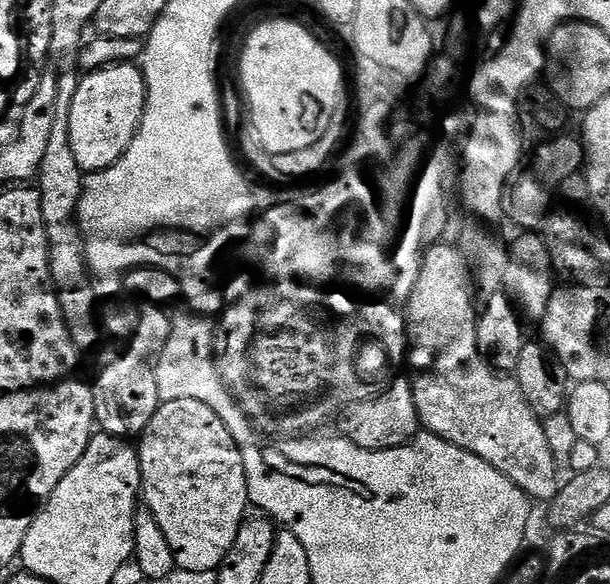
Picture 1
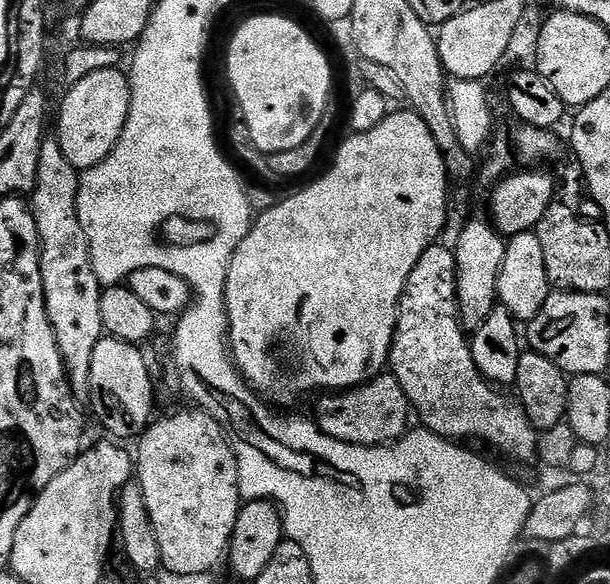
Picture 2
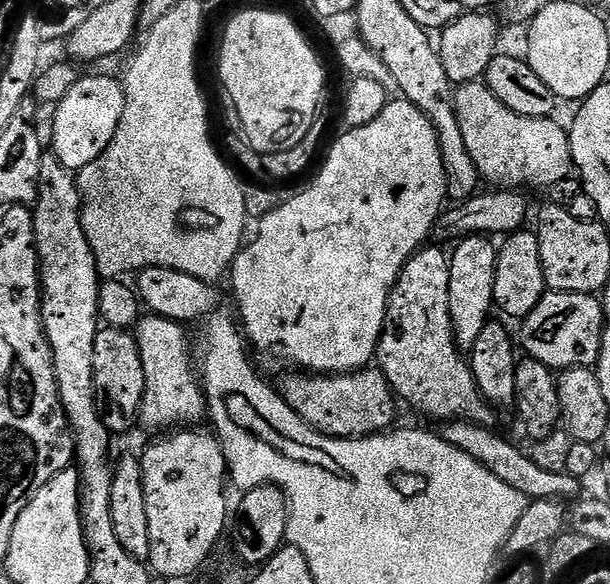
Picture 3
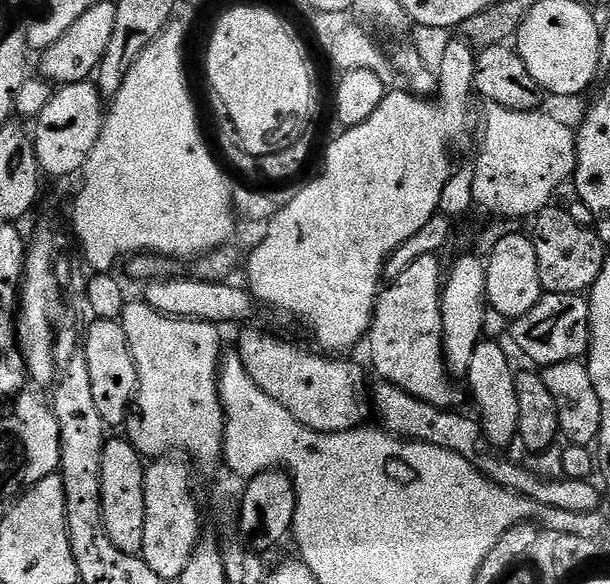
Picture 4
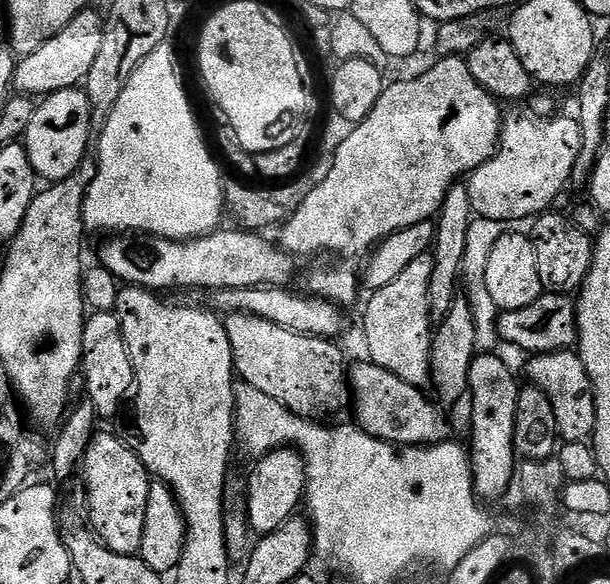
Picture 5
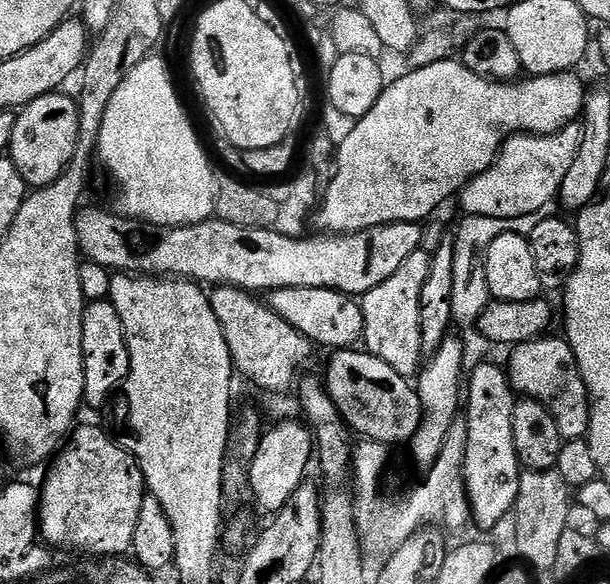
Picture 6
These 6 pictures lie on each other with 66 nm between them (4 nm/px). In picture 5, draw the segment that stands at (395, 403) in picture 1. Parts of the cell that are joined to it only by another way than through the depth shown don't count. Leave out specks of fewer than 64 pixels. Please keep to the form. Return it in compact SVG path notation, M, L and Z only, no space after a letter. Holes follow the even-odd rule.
M239 310L224 320L230 338L234 372L243 383L274 398L286 410L305 418L324 418L345 407L350 396L346 363L340 348L322 336L302 336L294 330L282 330L266 318L251 316Z

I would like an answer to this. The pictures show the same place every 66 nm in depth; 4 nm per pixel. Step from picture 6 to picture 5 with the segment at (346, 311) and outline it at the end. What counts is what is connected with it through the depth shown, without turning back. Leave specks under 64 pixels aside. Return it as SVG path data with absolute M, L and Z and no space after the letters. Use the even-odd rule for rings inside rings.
M284 286L222 288L211 293L213 304L211 307L220 314L229 310L239 310L251 316L266 318L266 322L274 322L274 326L282 326L282 330L294 330L302 336L336 338L336 335L343 330L344 316L340 313L343 311L332 301L321 300L311 294L299 296L296 292L287 292L288 290Z

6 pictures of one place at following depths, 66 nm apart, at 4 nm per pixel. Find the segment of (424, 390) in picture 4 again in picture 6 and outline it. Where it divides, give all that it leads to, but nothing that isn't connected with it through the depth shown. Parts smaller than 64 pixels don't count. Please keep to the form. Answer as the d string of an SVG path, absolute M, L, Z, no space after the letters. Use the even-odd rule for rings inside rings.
M421 250L410 254L402 266L398 266L397 272L386 278L382 286L374 286L366 295L359 297L358 303L362 310L364 319L364 334L362 344L367 351L373 352L386 366L391 366L395 372L407 376L415 377L422 367L422 330L420 329L420 299L422 298L422 285L426 283L426 274L430 274L431 255L427 251Z

